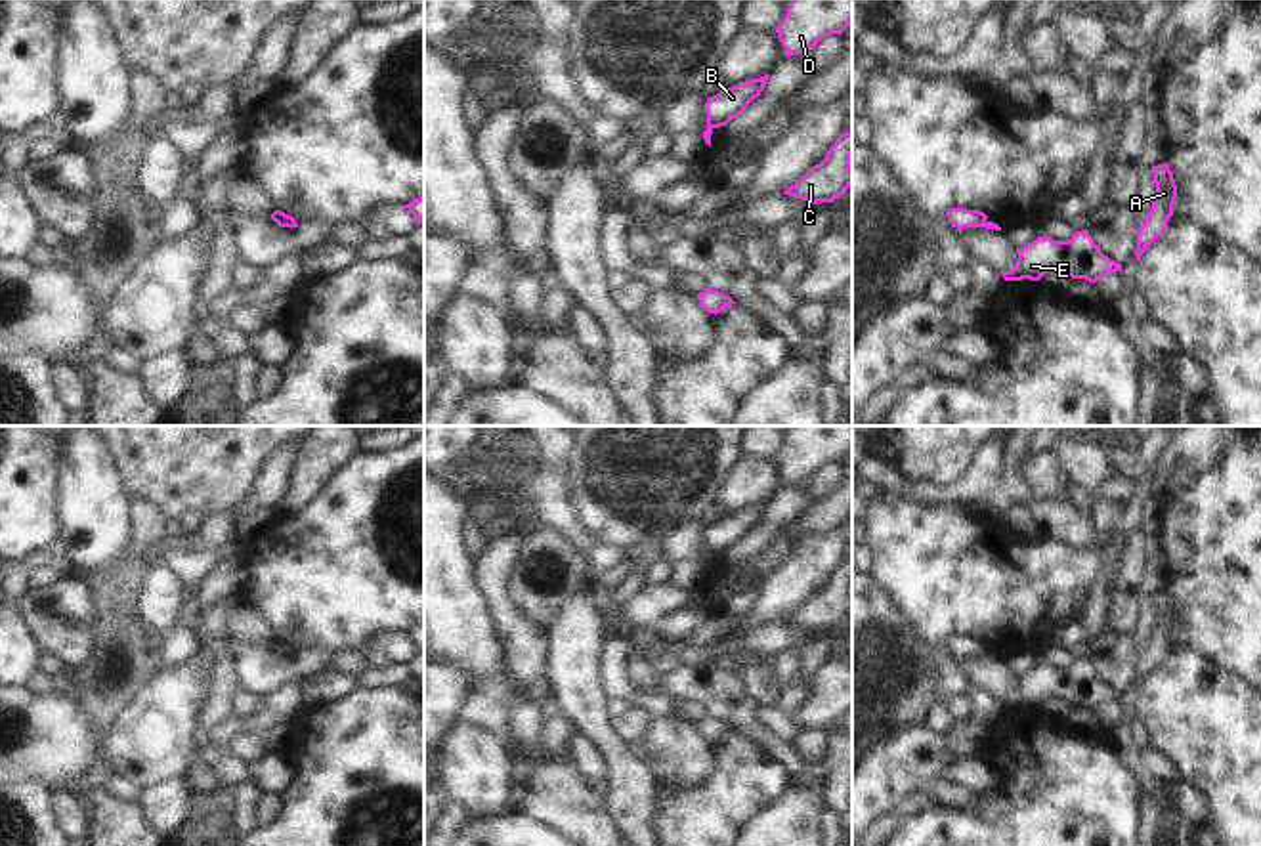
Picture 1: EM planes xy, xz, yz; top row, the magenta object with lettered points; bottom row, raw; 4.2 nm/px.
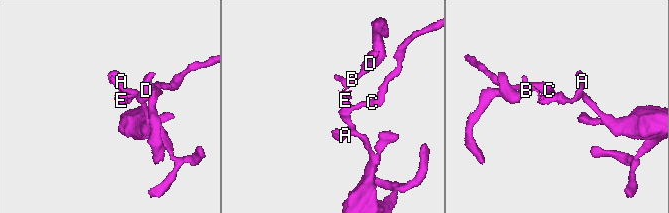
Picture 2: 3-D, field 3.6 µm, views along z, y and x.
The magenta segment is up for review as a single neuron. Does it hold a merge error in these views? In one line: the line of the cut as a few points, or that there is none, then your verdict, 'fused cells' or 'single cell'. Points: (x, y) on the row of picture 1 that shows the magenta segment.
cut yz (984, 220), (979, 226); fused cells

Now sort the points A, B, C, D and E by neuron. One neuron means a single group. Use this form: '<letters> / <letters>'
A C E / B D

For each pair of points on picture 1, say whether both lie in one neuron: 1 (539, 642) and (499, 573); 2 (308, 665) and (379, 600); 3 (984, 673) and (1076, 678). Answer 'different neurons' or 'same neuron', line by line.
1: same neuron
2: different neurons
3: same neuron

